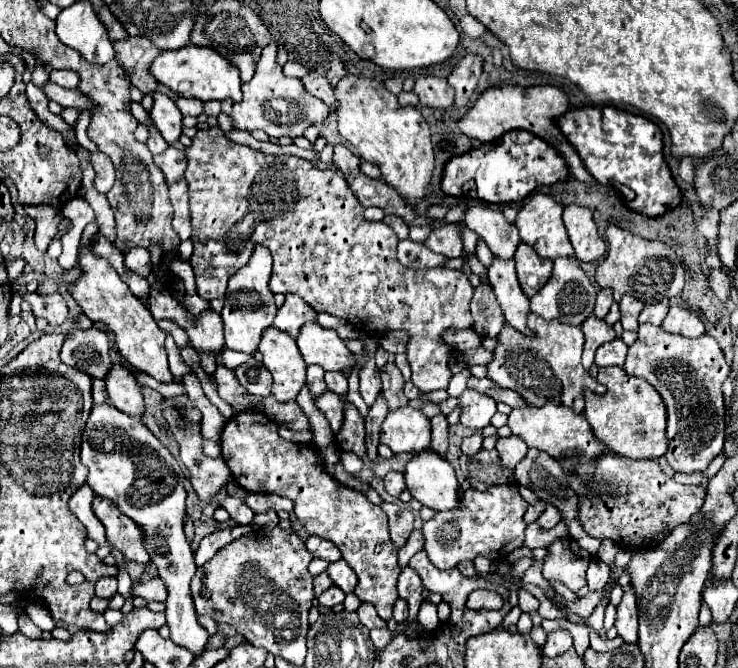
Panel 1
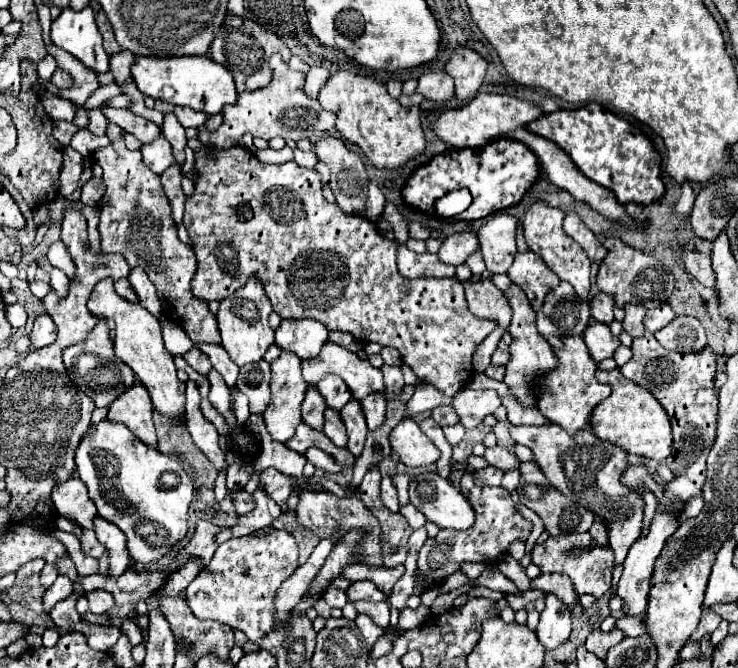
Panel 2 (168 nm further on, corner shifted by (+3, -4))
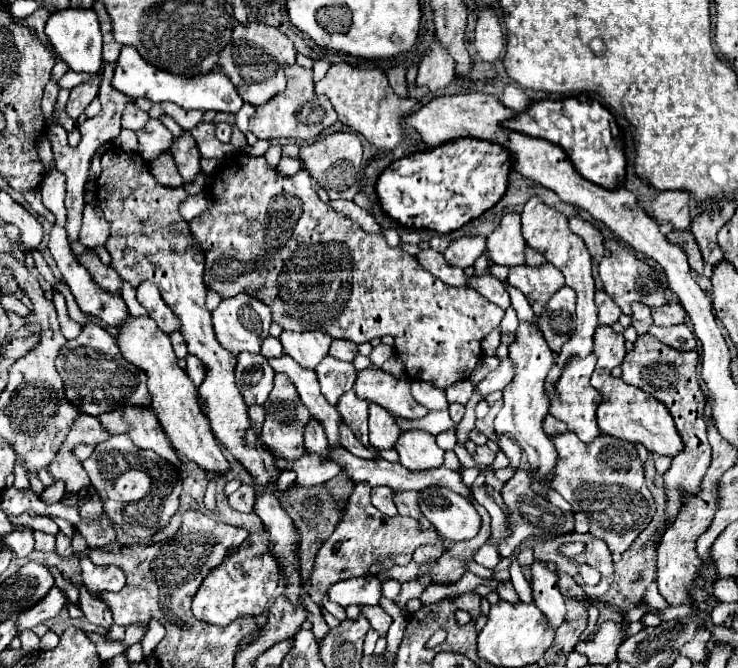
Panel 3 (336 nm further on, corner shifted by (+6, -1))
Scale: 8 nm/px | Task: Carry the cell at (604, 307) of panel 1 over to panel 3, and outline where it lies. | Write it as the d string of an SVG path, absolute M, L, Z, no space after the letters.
M602 290L596 292L596 306L598 306L598 322L604 326L612 326L622 314L620 306Z

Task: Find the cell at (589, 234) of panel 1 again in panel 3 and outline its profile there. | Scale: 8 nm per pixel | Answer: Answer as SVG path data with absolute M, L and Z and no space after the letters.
M574 216L568 220L568 226L574 234L578 234L584 242L586 242L586 248L590 252L590 256L594 260L600 260L602 254L604 254L604 238L600 234L600 230L596 226L592 226L590 222L582 220L580 216Z

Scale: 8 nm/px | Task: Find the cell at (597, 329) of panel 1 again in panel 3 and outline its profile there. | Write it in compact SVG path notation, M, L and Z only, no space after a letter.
M598 326L594 334L594 354L598 356L598 368L612 370L624 360L624 336L616 334L610 326Z

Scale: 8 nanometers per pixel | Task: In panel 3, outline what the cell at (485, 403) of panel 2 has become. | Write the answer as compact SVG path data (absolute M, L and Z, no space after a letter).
M502 360L496 370L492 370L482 382L476 384L476 392L486 398L488 394L496 390L504 390L510 384L510 378L514 378L514 366L510 366L510 360Z

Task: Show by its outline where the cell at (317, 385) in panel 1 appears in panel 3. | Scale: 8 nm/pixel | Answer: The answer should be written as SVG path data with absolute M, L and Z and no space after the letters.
M312 418L306 424L304 430L304 446L308 452L318 452L322 458L328 458L328 440L322 426L318 426L318 420Z

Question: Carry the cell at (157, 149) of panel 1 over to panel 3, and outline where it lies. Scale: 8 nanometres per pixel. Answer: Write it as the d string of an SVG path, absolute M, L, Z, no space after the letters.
M134 102L122 112L122 128L128 128L128 130L142 130L142 126L146 126L146 122L150 120L150 116L146 112L142 112Z

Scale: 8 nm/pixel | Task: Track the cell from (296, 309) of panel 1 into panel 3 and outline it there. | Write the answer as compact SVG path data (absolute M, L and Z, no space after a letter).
M288 332L280 334L284 354L294 358L302 368L316 368L328 354L330 336L324 332Z

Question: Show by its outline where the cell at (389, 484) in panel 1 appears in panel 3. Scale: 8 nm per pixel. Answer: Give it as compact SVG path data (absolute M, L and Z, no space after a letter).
M388 486L372 488L372 504L386 516L396 516L396 504L394 504L394 492Z

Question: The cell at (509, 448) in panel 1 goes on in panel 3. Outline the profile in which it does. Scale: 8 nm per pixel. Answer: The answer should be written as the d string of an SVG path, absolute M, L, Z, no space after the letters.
M478 446L472 458L474 458L474 462L476 462L476 464L490 466L490 464L492 464L492 460L496 458L496 452L492 452L488 446Z

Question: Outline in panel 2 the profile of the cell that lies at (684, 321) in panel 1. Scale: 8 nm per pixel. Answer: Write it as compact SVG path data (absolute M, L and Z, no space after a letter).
M675 317L667 327L655 333L655 339L671 351L691 353L707 345L705 329L695 317Z

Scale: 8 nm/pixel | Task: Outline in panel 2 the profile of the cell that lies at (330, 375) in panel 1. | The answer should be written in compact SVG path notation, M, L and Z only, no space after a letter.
M325 375L321 381L317 381L315 387L323 395L327 407L335 409L335 411L341 411L341 407L353 397L349 393L349 387L345 385L345 381L337 375Z

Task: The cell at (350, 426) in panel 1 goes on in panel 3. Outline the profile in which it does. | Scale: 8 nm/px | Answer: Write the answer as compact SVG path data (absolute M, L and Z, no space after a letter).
M350 390L340 398L336 408L342 420L354 432L354 436L366 446L368 444L368 402L362 398L356 398L356 394Z

